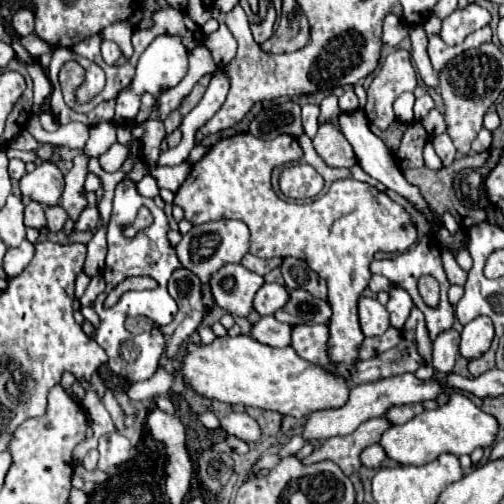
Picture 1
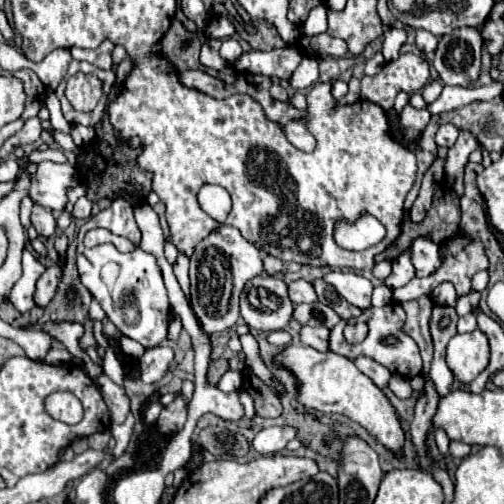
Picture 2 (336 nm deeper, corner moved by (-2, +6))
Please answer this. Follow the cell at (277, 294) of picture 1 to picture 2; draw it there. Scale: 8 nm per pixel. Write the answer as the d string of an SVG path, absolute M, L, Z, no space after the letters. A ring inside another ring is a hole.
M295 280L287 288L289 288L289 298L291 298L293 304L315 302L317 300L317 294L315 294L311 282L307 282L307 280Z

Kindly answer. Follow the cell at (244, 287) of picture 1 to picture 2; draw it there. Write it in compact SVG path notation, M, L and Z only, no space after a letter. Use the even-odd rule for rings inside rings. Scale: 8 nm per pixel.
M269 274L251 278L241 292L241 316L257 330L283 330L293 312L293 302L287 296L287 286Z

